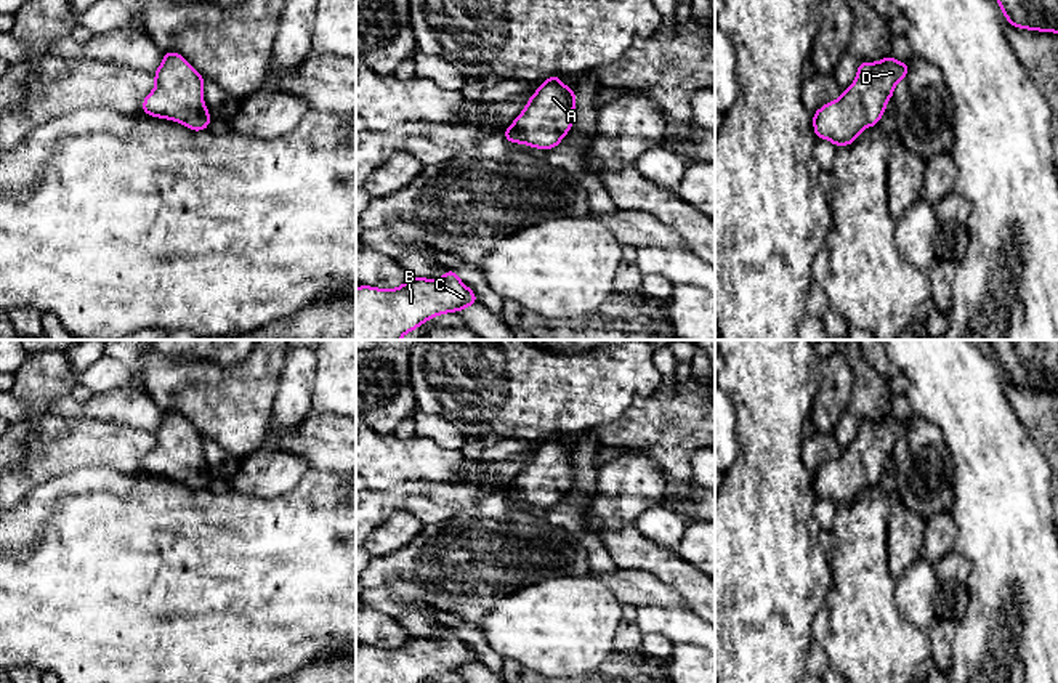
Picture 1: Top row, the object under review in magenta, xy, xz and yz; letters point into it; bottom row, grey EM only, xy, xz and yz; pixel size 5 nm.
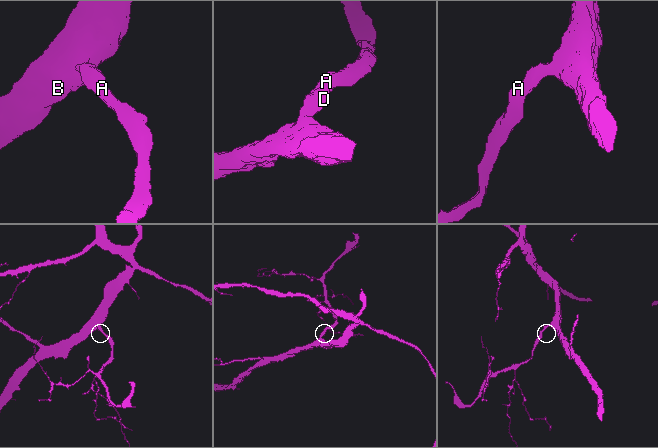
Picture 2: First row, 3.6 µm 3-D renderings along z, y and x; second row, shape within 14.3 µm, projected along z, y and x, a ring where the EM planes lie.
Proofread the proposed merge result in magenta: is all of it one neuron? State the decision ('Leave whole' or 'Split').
Leave whole

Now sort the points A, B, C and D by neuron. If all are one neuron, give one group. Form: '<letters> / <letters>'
A B C D

